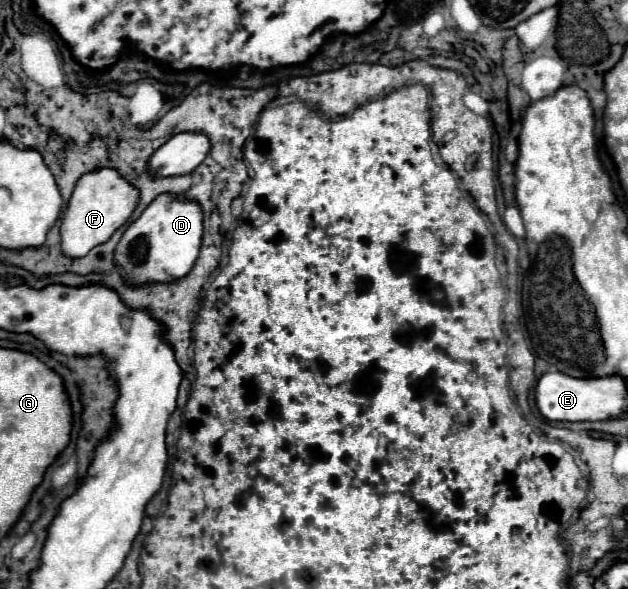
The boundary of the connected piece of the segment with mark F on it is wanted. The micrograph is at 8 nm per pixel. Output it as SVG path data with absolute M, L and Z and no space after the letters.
M97 167L85 175L75 185L75 191L67 203L61 219L61 249L67 257L83 257L95 245L105 243L121 225L127 223L131 213L139 203L139 189L131 185L117 169Z

